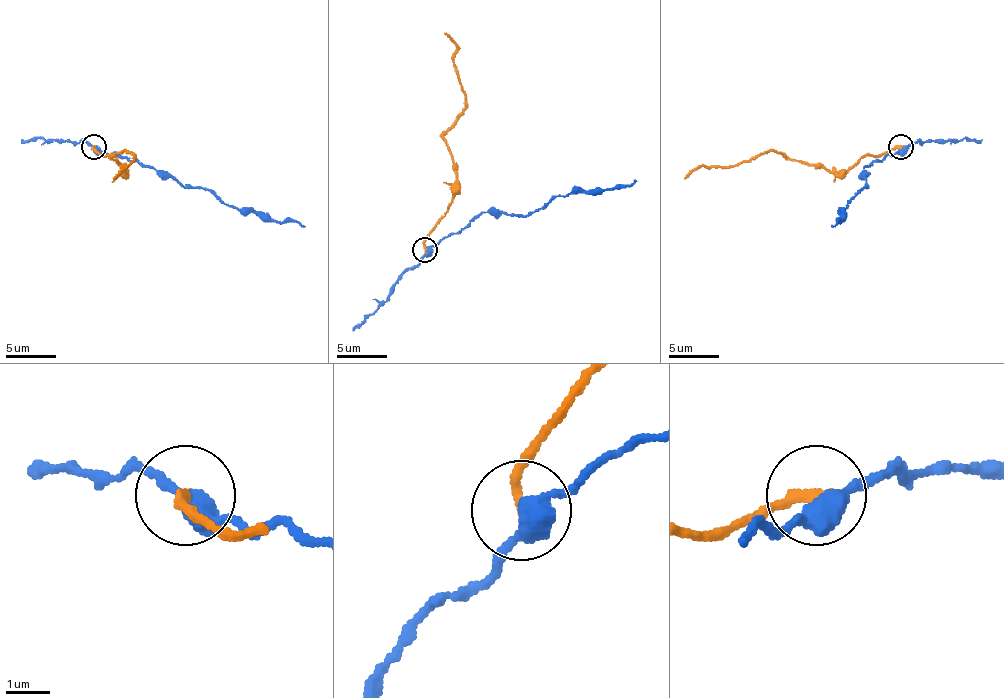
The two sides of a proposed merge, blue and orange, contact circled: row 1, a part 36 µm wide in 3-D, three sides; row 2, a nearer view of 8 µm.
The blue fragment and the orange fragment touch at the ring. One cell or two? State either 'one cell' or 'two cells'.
two cells

